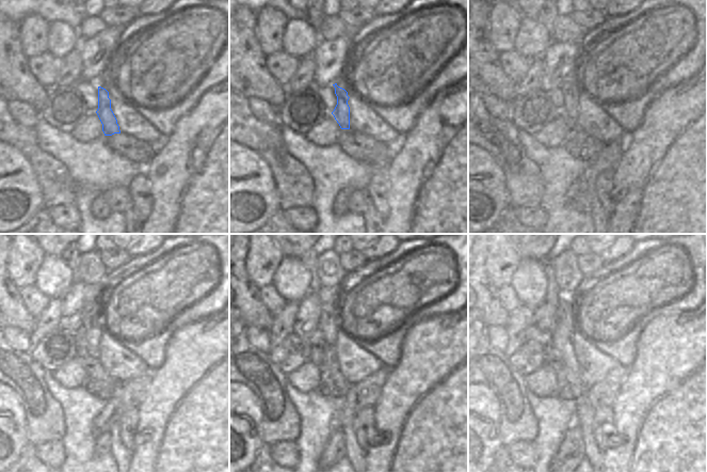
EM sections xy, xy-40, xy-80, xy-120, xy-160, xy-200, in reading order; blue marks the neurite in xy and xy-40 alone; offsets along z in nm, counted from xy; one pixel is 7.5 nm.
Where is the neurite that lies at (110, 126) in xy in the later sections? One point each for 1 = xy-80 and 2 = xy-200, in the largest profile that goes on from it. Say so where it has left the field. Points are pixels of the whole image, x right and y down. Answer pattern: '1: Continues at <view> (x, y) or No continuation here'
1: Continues at xy-80 (571, 90)
2: Continues at xy-200 (566, 316)

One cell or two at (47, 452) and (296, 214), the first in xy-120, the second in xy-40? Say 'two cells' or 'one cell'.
one cell

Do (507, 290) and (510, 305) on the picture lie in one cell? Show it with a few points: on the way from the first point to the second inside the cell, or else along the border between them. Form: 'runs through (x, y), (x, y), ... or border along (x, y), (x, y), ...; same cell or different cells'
runs through (507, 294), (510, 302); same cell

